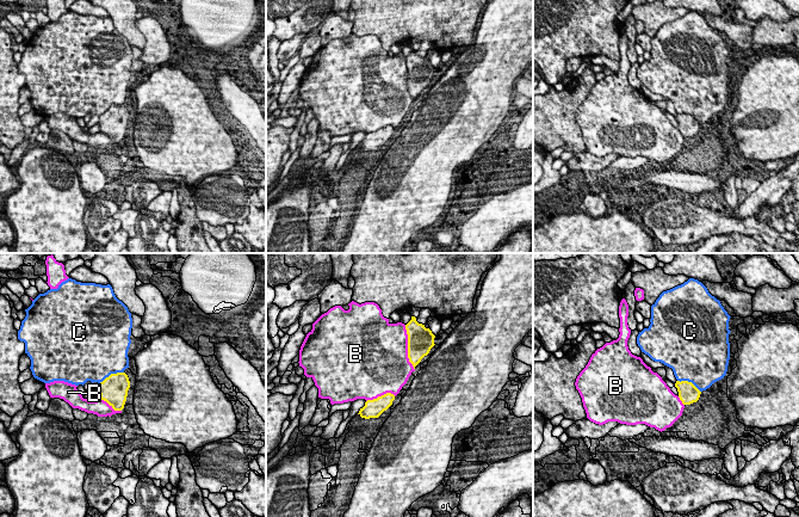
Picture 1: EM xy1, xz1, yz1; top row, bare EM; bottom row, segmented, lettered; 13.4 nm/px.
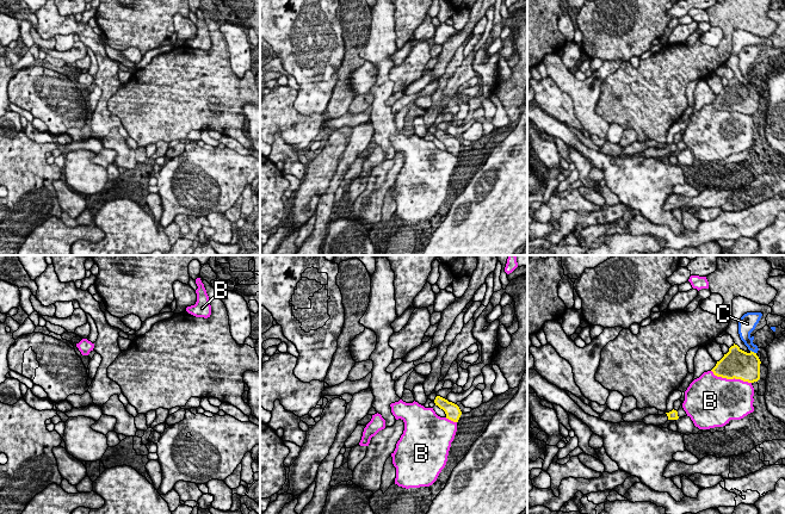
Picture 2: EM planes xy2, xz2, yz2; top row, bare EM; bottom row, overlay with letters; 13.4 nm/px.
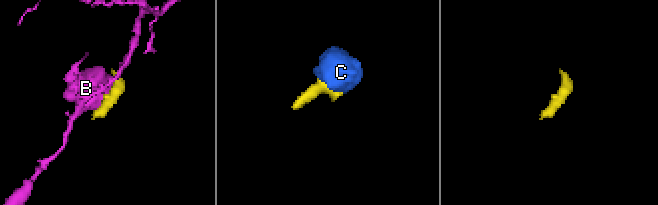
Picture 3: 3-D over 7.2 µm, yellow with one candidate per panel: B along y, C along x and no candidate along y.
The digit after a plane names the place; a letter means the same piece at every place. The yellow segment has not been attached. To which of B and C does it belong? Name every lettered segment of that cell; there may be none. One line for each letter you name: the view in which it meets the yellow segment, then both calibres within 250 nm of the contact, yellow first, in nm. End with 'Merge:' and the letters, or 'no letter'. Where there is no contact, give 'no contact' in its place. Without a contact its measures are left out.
Merge: no letter

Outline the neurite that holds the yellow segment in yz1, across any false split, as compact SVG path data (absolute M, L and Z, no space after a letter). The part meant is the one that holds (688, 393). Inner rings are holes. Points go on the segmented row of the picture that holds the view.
M676 381L675 387L683 405L696 402L700 398L701 392L692 382Z

